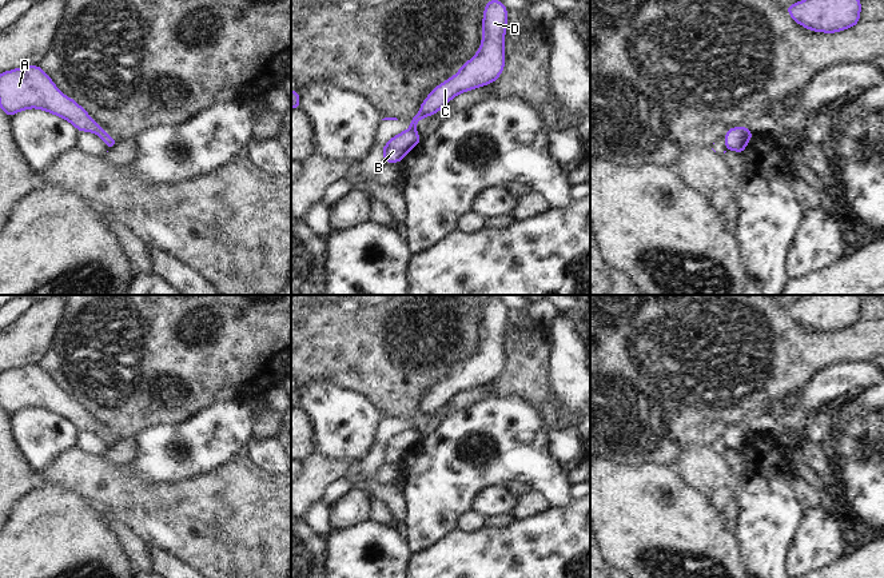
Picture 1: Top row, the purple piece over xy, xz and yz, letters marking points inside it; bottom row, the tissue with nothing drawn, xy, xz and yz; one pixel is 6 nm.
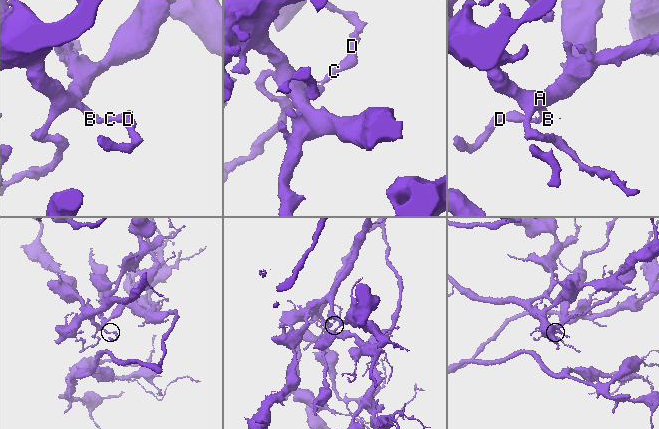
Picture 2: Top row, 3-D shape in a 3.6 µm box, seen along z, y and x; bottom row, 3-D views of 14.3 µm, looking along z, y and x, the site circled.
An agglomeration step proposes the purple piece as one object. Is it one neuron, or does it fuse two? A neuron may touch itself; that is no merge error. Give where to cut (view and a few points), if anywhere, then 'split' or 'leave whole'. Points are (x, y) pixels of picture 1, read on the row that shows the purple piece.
cut xz (410, 128), (413, 130); split

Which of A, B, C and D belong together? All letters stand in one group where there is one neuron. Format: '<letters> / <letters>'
A B / C D

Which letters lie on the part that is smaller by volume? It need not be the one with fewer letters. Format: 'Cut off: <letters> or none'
Cut off: C, D

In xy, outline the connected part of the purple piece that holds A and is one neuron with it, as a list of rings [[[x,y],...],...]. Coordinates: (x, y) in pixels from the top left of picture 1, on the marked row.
[[[28,65],[0,73],[0,108],[7,116],[39,108],[72,123],[79,132],[96,133],[108,148],[118,143],[72,97],[67,97],[39,67]]]

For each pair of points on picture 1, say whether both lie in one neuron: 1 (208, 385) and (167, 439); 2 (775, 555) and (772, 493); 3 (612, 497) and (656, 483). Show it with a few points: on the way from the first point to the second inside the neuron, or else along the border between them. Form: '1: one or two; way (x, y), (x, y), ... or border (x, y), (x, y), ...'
1: two; border (206, 407), (183, 422), (158, 425), (148, 429)
2: one; way (772, 539), (772, 509)
3: one; way (622, 497), (642, 497), (645, 494)

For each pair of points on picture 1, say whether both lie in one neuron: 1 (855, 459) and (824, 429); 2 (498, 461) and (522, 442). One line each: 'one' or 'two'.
1: two
2: one

